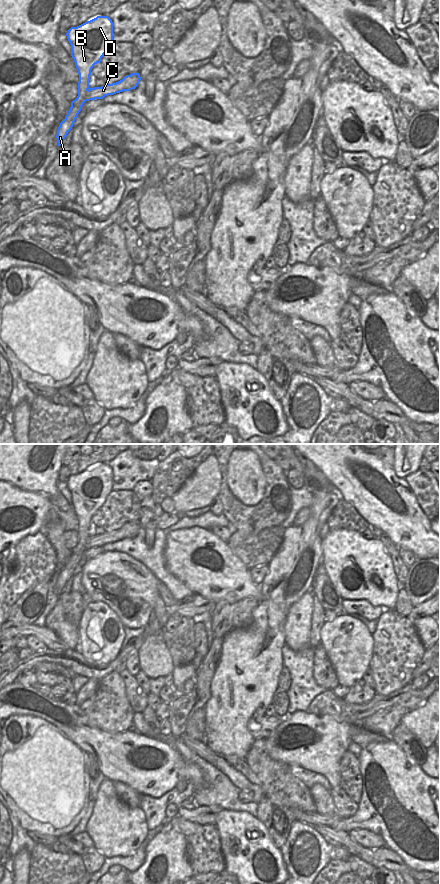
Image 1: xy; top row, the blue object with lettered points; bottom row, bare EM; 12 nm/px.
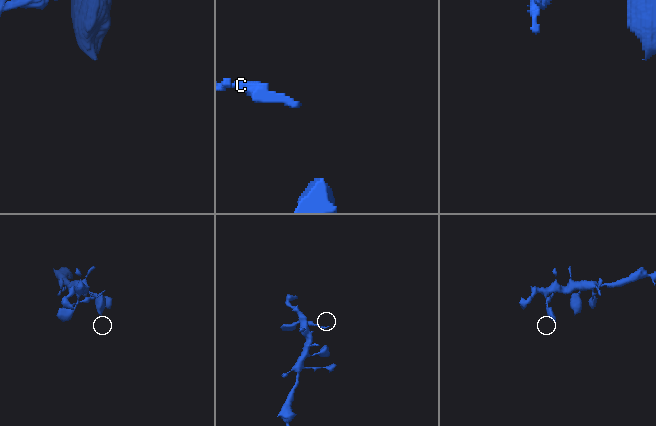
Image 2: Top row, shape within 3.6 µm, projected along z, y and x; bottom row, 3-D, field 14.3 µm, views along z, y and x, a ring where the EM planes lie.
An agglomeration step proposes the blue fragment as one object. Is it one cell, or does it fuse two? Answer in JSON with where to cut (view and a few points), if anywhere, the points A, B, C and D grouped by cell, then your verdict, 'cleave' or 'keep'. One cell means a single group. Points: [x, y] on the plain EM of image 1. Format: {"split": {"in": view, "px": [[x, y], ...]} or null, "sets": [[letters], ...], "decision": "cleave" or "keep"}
{"split": {"in": "xy", "px": [[88, 538], [84, 546], [85, 549]]}, "sets": [["A", "B", "D"], ["C"]], "decision": "cleave"}

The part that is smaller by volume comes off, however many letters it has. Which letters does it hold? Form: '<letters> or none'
C

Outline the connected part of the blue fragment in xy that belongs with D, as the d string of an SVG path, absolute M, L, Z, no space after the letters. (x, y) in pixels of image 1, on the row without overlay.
M97 464L77 475L71 475L66 481L71 493L71 504L79 522L78 548L71 550L71 555L57 578L57 590L60 594L82 557L87 539L91 518L100 511L106 498L113 490L113 470L108 464Z

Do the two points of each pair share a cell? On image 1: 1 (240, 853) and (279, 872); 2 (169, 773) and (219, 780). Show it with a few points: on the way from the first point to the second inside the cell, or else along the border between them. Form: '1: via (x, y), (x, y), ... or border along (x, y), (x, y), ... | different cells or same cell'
1: via (252, 850), (267, 849), (276, 859) | same cell
2: border along (187, 761), (202, 774), (204, 783), (199, 788) | different cells

